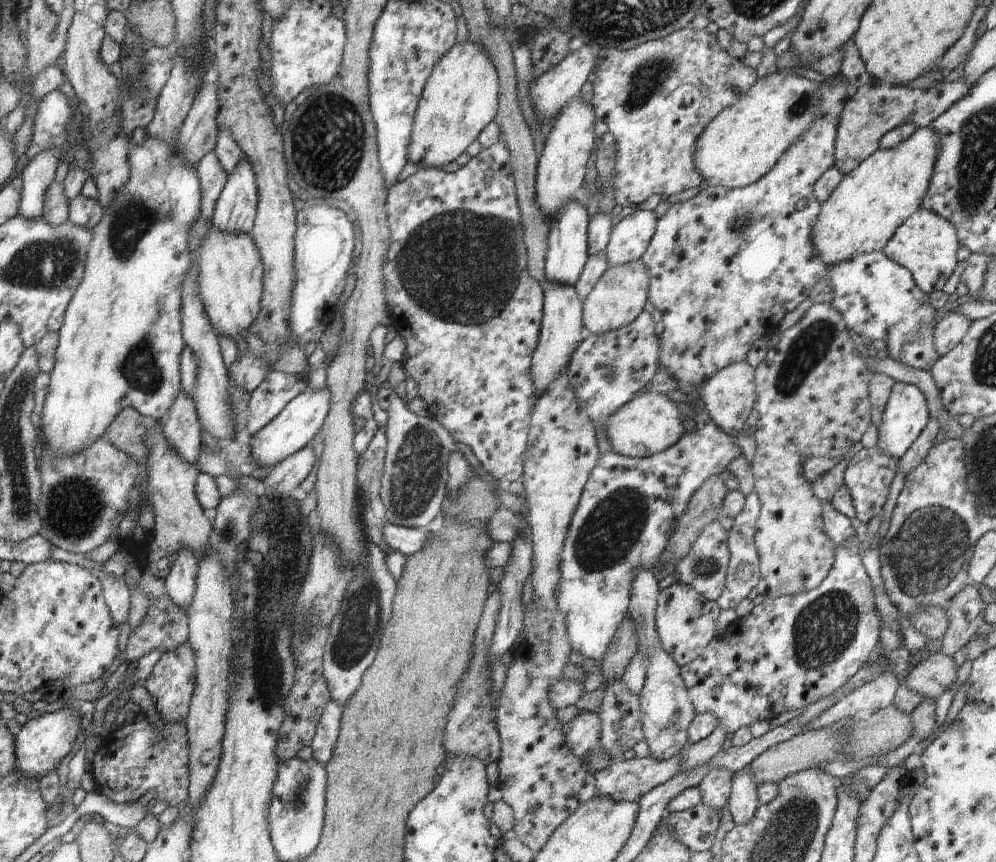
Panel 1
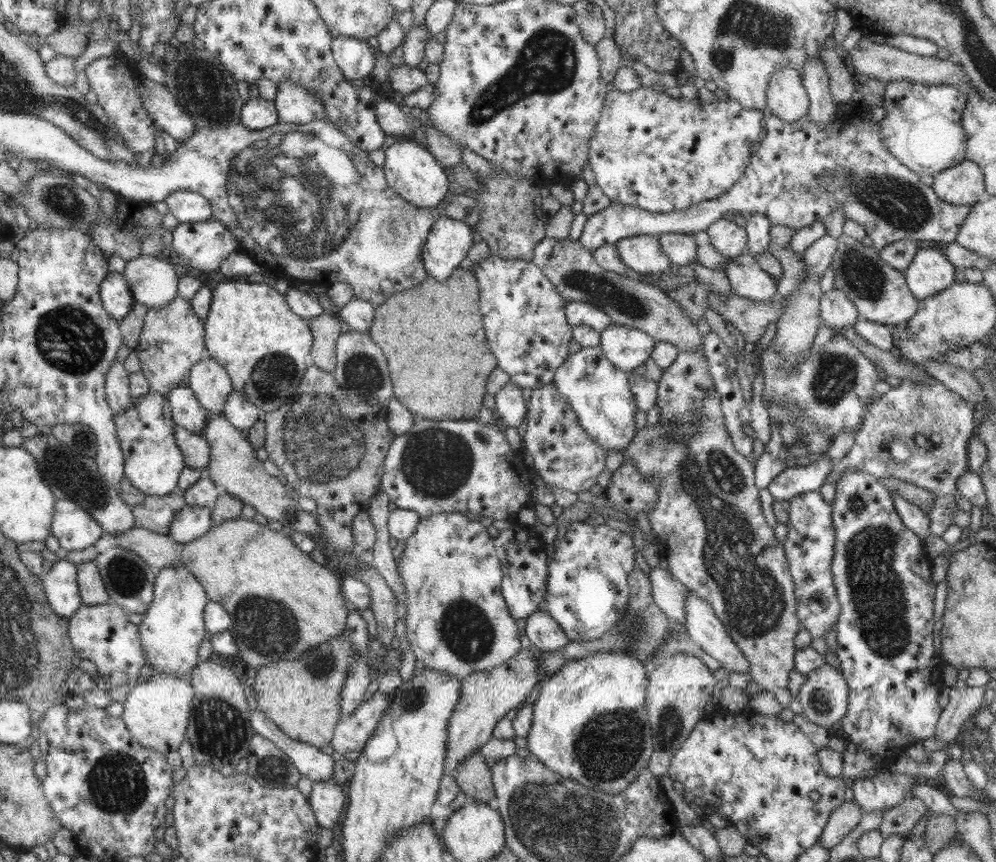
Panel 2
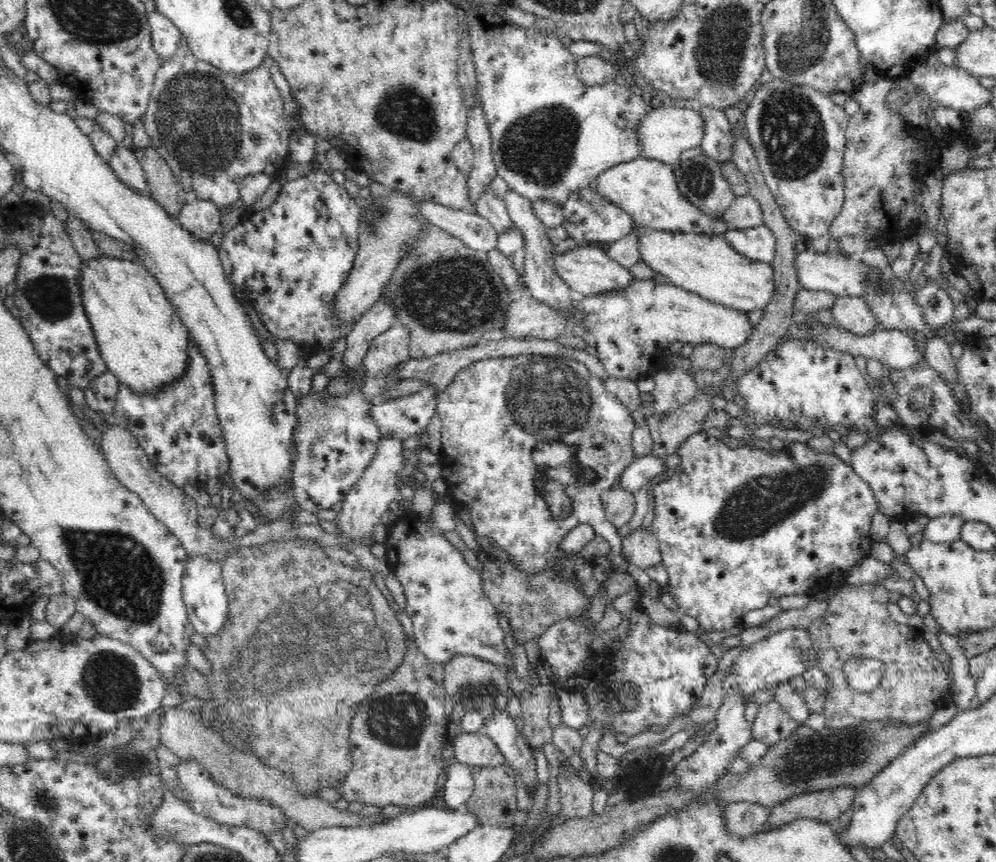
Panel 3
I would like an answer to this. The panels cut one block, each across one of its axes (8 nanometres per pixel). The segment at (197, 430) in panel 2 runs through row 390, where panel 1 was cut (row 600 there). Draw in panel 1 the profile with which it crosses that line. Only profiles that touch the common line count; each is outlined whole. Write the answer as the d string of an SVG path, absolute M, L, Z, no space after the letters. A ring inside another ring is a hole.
M182 551L165 578L167 595L183 611L188 610L197 587L199 564L192 553Z

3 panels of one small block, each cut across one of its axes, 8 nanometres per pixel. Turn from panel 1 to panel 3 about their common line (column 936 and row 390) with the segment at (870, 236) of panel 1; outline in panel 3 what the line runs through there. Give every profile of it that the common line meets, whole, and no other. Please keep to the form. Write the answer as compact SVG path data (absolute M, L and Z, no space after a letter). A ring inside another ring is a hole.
M98 255L84 259L79 283L86 317L108 371L133 391L154 392L186 374L189 332L156 277L135 261Z

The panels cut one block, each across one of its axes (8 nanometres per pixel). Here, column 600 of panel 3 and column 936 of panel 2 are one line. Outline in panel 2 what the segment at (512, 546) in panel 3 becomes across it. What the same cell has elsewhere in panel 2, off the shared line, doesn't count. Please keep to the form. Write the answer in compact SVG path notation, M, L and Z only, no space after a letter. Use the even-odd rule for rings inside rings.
M934 376L925 378L922 384L902 380L900 385L879 395L867 406L864 420L855 434L855 443L844 460L837 461L831 472L842 476L851 468L881 478L896 477L911 482L935 494L934 504L929 508L932 536L942 533L953 524L953 516L960 511L954 494L957 480L969 470L967 442L976 435L979 426L978 411L958 393L946 388ZM950 440L954 440L950 444ZM892 444L908 445L906 462L896 462L892 457Z

